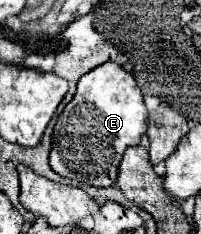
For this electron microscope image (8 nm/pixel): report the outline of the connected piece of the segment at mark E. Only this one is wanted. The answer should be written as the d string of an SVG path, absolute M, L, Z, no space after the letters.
M113 61L103 63L79 79L75 97L55 123L53 151L49 157L51 169L83 185L109 187L117 181L117 169L125 149L137 145L145 131L147 107L135 77Z

